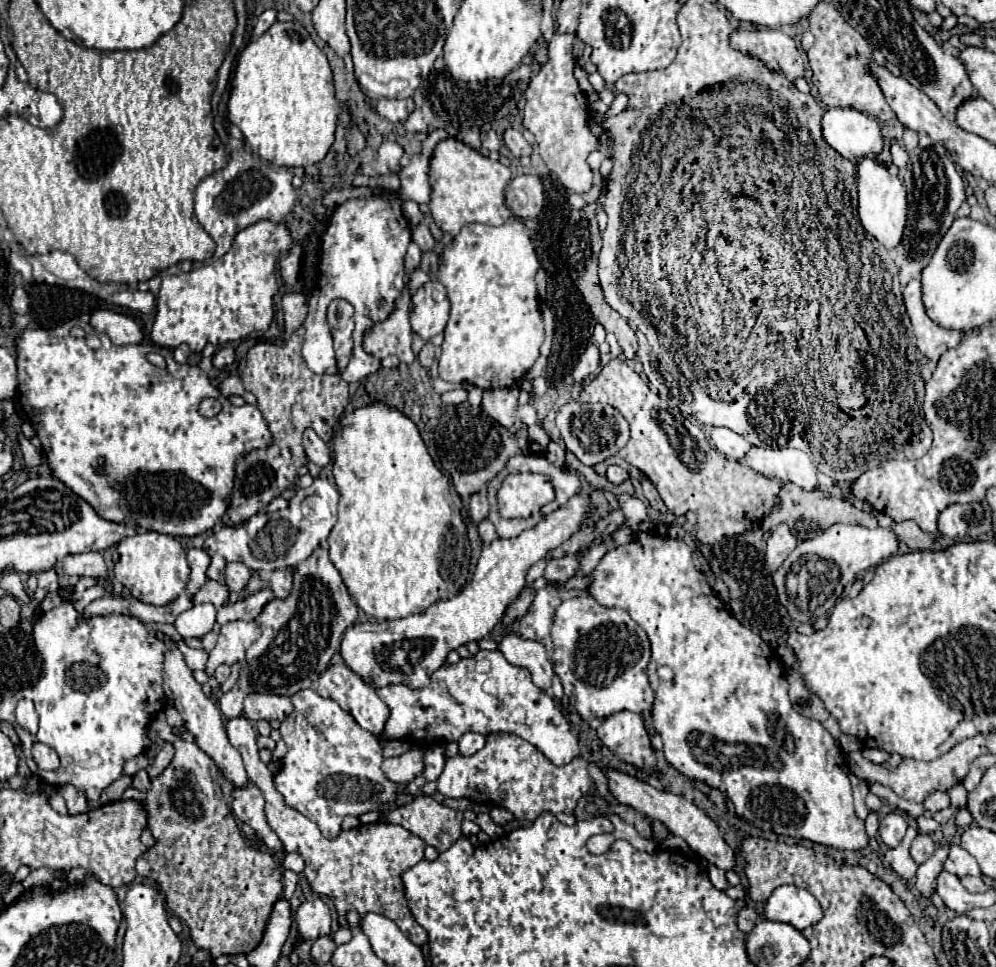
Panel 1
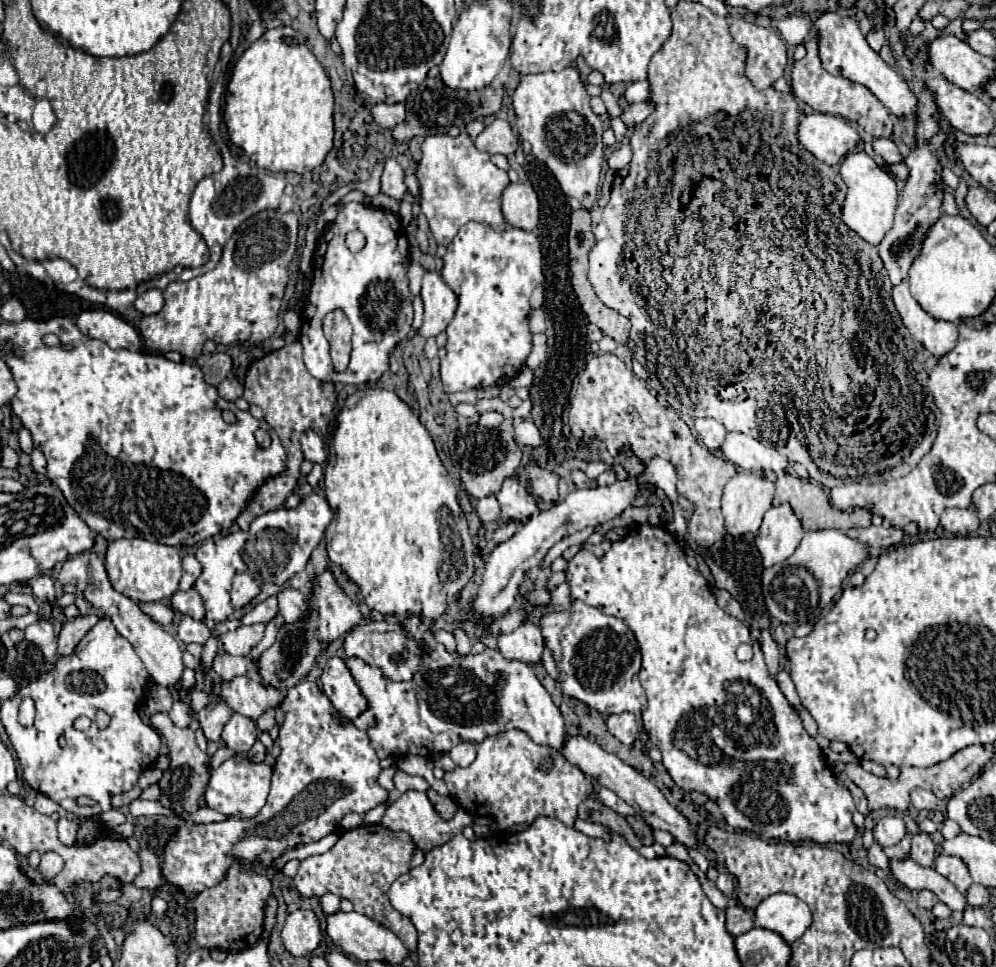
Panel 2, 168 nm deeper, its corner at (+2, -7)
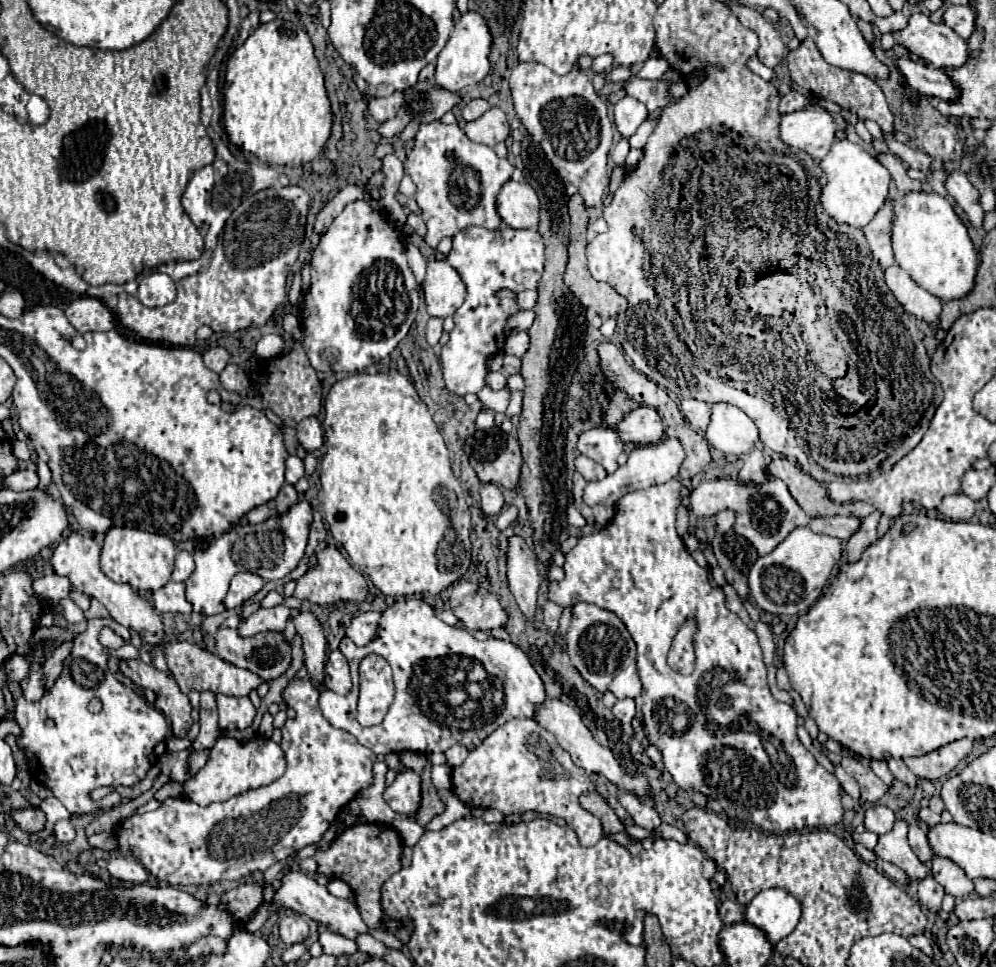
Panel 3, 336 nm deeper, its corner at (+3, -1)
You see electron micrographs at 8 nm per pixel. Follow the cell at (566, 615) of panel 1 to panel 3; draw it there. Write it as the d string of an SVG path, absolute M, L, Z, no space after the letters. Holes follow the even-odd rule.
M578 602L572 606L572 622L564 640L570 664L592 688L602 694L612 692L616 698L640 696L642 684L636 674L636 644L616 614L598 608L596 604Z

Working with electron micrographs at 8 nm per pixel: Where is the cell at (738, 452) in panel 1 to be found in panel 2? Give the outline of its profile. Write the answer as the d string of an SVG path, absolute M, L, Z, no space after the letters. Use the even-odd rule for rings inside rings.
M695 418L695 432L705 442L709 450L717 450L723 442L723 434L727 434L725 426L713 418Z

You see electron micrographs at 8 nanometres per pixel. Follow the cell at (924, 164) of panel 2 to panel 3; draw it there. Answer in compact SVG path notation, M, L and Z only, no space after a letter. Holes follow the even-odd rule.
M886 202L878 214L874 216L874 220L864 226L864 234L866 240L872 248L874 260L882 266L882 268L890 268L890 264L894 264L894 250L892 250L892 226L894 226L894 202Z

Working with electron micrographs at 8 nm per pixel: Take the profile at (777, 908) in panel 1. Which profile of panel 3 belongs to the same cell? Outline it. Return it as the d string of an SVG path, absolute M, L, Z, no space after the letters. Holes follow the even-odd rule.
M770 888L754 896L754 900L746 906L744 916L750 924L764 930L768 940L776 944L794 932L802 916L802 906L786 890Z

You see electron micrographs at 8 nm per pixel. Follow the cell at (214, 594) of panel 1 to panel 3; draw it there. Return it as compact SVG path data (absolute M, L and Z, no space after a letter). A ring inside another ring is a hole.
M170 580L164 588L154 592L154 608L158 612L192 614L192 604L186 600L186 586Z

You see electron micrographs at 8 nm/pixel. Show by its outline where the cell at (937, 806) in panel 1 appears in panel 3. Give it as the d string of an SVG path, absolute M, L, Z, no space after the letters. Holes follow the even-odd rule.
M891 758L888 760L890 772L894 774L894 778L898 778L900 782L904 782L908 788L916 788L918 786L918 778L906 768L906 764L902 759Z

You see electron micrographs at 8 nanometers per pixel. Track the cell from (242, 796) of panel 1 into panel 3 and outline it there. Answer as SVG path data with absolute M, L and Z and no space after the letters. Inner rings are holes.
M256 736L250 742L236 742L232 738L220 738L210 750L210 758L206 766L184 784L184 794L188 800L208 806L212 802L228 800L230 796L238 796L242 792L250 792L250 788L262 788L284 774L286 760L284 752L270 738Z

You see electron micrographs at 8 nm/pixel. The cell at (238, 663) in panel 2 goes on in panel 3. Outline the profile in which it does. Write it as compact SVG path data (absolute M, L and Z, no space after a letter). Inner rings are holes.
M220 628L218 634L214 636L214 642L216 642L216 656L218 658L222 658L228 664L234 664L238 668L250 670L250 672L258 674L266 682L278 678L290 666L290 650L292 650L292 646L288 642L284 642L282 634L276 634L276 632L264 632L264 634L256 634L252 638L240 638L236 634L236 630Z

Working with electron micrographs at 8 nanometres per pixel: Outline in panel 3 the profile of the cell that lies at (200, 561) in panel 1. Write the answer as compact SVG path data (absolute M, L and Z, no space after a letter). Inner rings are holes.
M178 552L176 566L174 566L174 572L172 572L172 580L174 582L186 582L192 572L194 572L192 554L190 552Z

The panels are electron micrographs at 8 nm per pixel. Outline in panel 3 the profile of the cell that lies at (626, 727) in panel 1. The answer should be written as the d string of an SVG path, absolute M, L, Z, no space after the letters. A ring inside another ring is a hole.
M632 698L618 700L618 702L614 704L614 708L612 708L612 714L614 714L620 722L624 722L624 724L632 722L632 718L634 718L634 714L636 714L636 710L634 710L634 700L632 700Z

